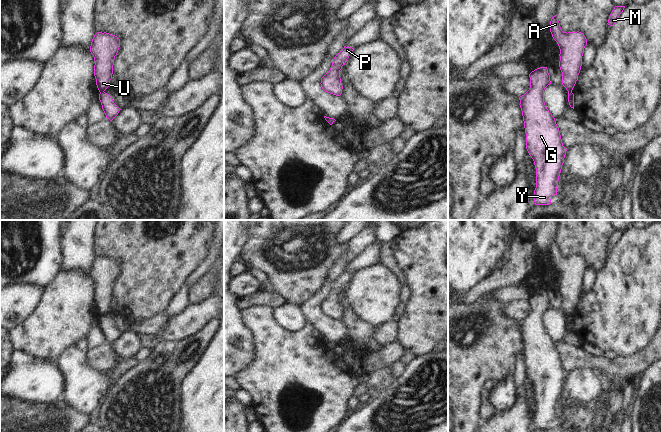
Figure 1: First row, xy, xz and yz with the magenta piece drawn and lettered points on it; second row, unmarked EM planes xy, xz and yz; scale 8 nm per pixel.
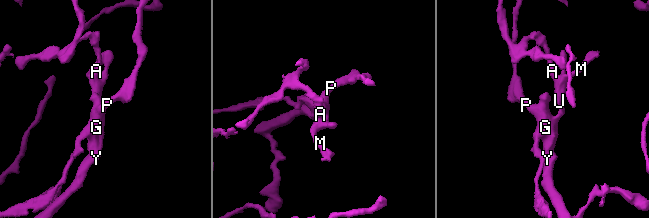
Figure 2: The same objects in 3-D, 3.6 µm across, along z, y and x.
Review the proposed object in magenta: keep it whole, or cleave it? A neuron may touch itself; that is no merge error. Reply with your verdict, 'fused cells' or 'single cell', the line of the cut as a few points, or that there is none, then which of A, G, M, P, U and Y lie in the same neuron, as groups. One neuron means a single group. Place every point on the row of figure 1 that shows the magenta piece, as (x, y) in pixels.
fused cells; cut xy (100, 91), (103, 92); groups A M U / G P Y

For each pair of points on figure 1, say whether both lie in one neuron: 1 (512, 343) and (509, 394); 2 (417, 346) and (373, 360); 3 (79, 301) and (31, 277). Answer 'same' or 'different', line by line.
1: different
2: different
3: different

